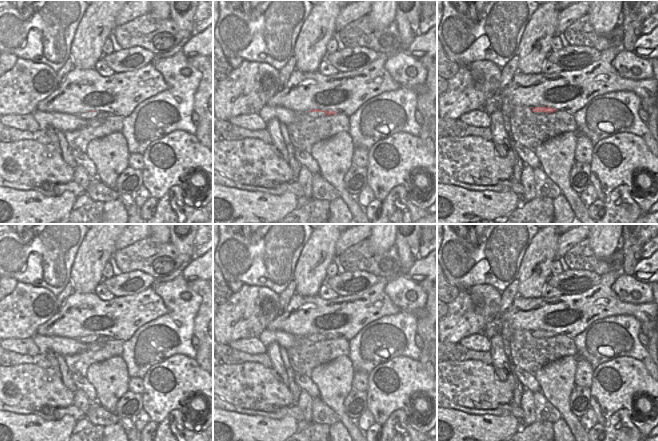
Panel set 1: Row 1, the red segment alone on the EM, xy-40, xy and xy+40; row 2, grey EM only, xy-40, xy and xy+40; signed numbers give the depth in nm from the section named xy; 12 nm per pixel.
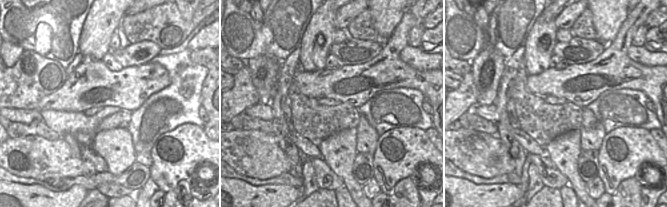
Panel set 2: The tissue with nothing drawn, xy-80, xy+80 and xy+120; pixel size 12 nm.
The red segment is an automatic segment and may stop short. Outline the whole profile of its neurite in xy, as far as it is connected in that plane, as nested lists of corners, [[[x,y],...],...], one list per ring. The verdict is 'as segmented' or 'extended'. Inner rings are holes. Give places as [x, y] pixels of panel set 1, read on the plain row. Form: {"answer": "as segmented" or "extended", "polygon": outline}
{"answer": "extended", "polygon": [[[313,333],[312,335],[307,336],[307,338],[310,341],[316,342],[316,341],[321,341],[321,340],[335,339],[336,336],[334,336],[334,335],[321,335],[319,333]]]}

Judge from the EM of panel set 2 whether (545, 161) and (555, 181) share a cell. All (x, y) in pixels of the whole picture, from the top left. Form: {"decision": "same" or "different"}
{"decision": "same"}

